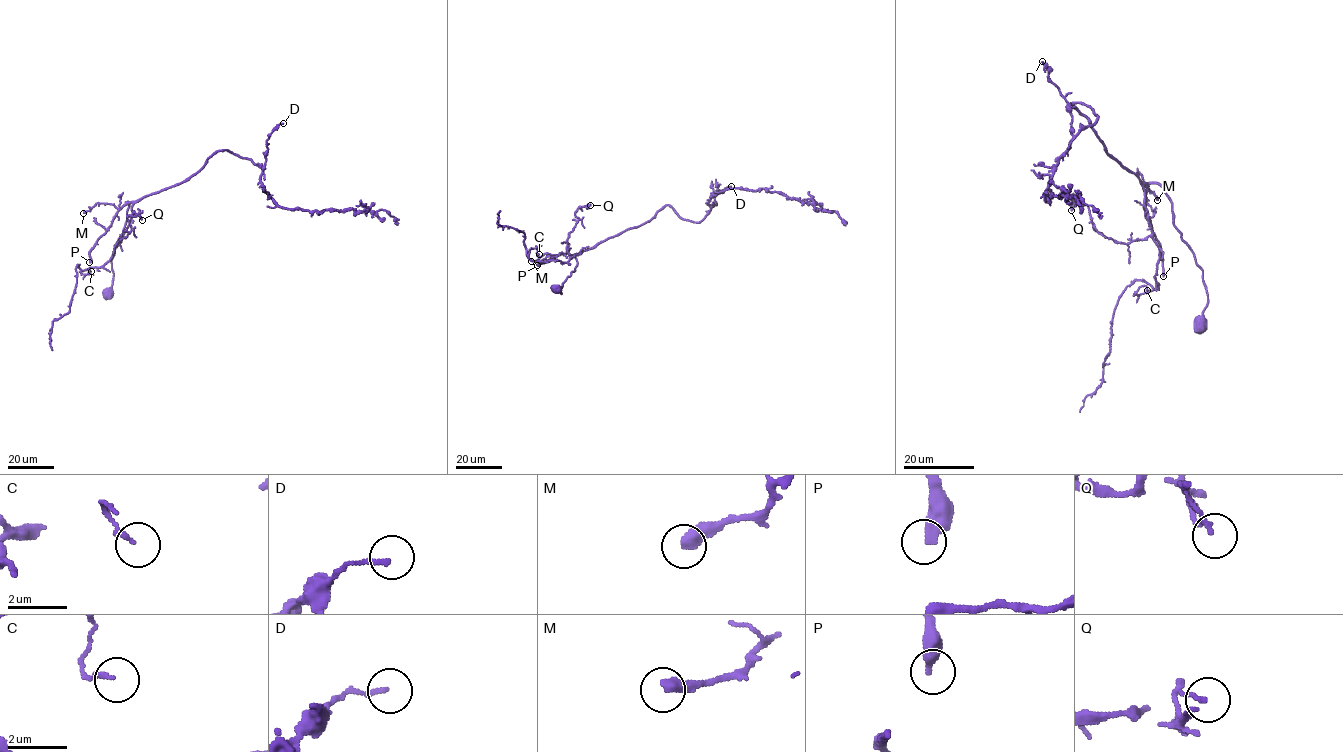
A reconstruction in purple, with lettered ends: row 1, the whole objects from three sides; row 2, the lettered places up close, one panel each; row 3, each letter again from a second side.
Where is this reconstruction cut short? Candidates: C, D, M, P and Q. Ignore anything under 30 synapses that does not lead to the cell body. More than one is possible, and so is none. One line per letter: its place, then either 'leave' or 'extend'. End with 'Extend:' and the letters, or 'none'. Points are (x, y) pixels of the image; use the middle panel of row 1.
C: at (539, 254); leave
D: at (731, 186); leave
M: at (531, 261); leave
P: at (537, 265); extend
Q: at (590, 205); leave
Extend: P

